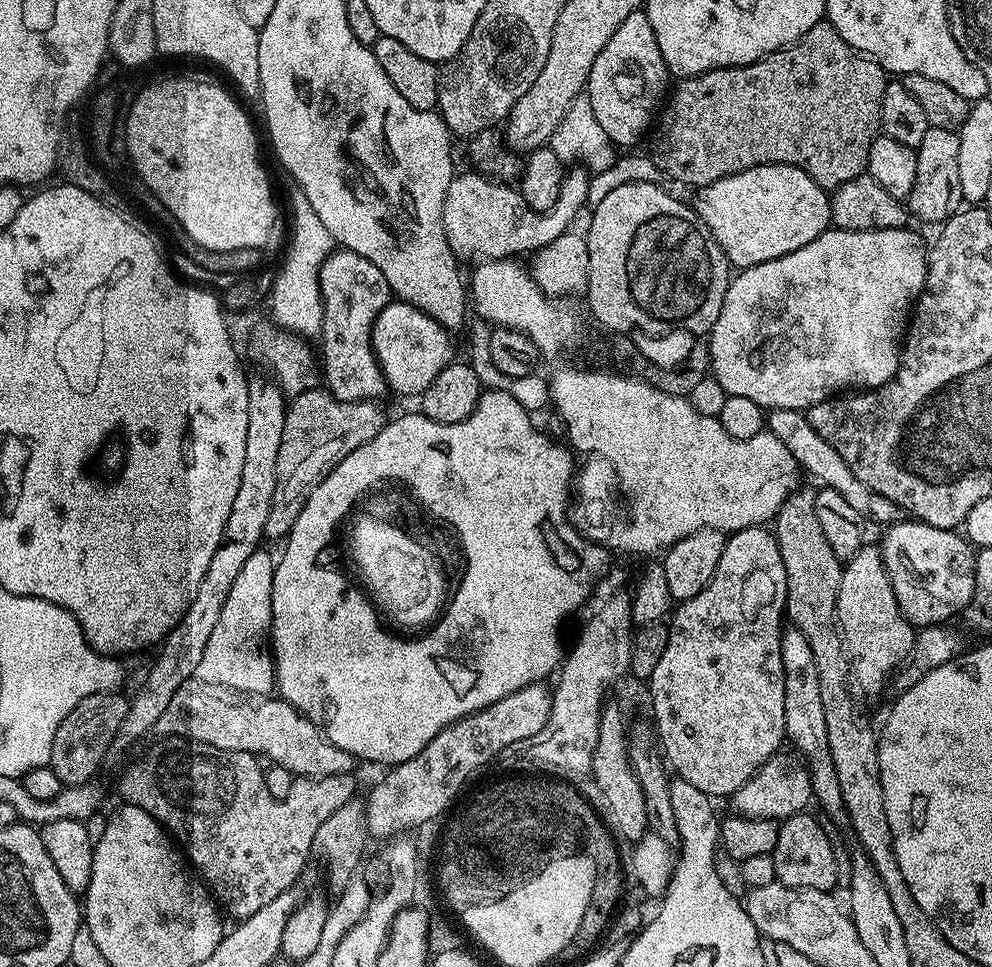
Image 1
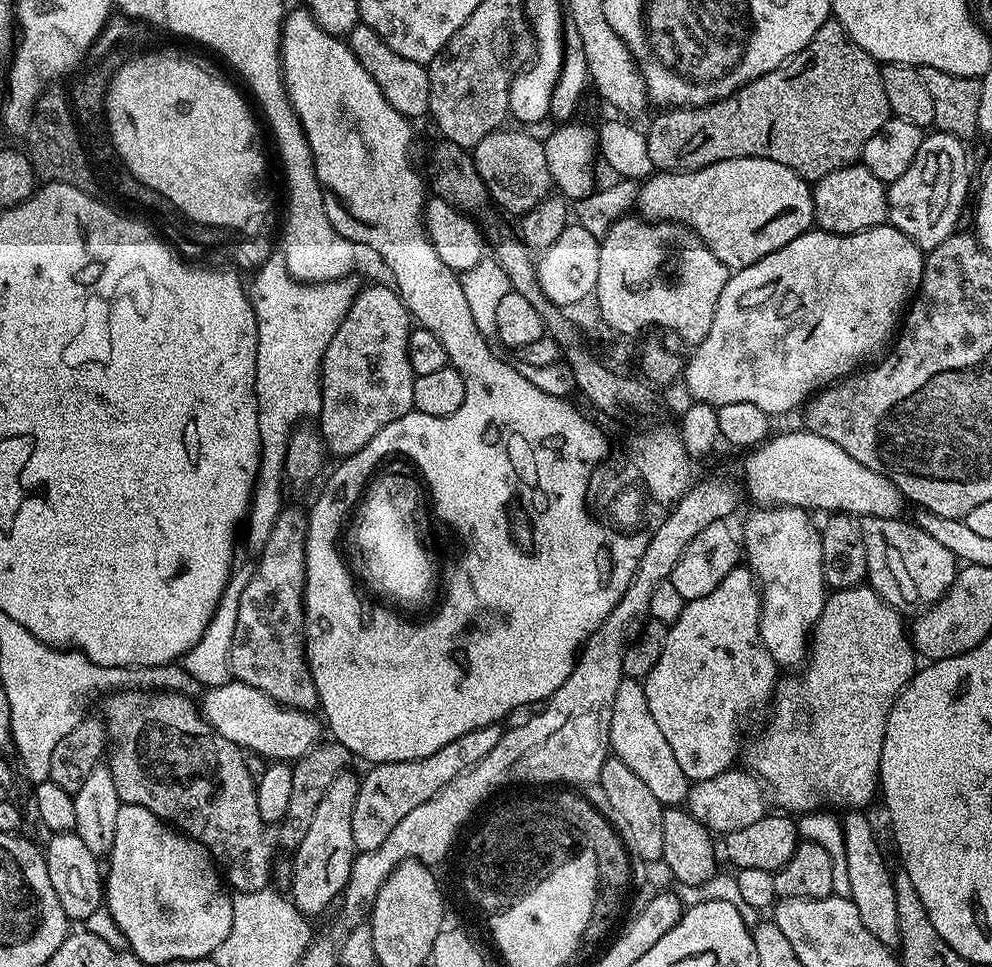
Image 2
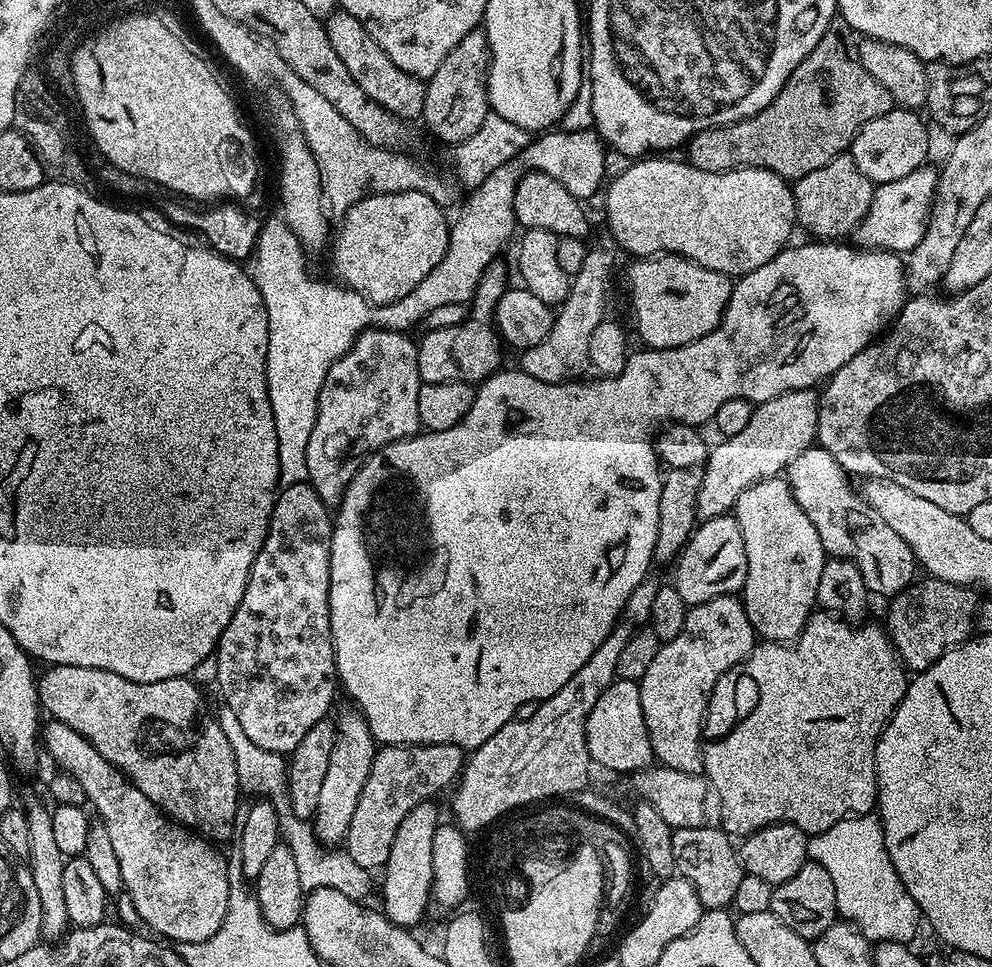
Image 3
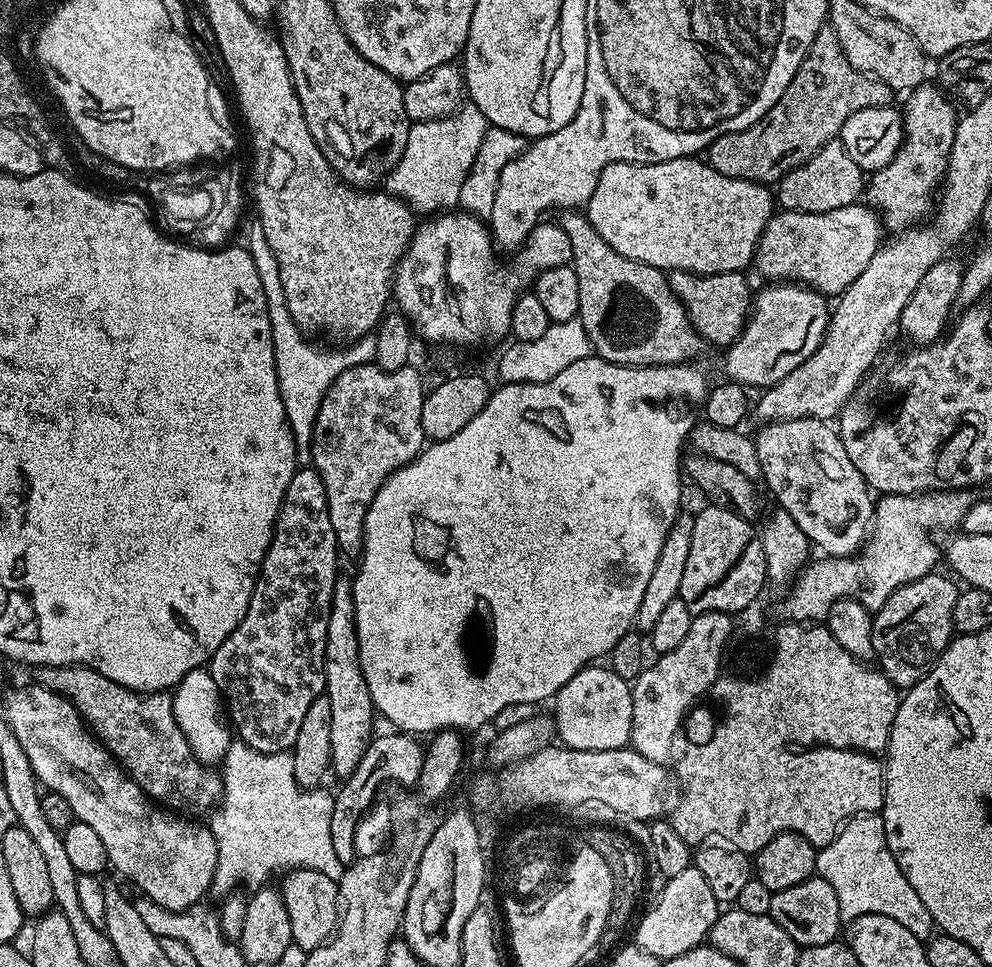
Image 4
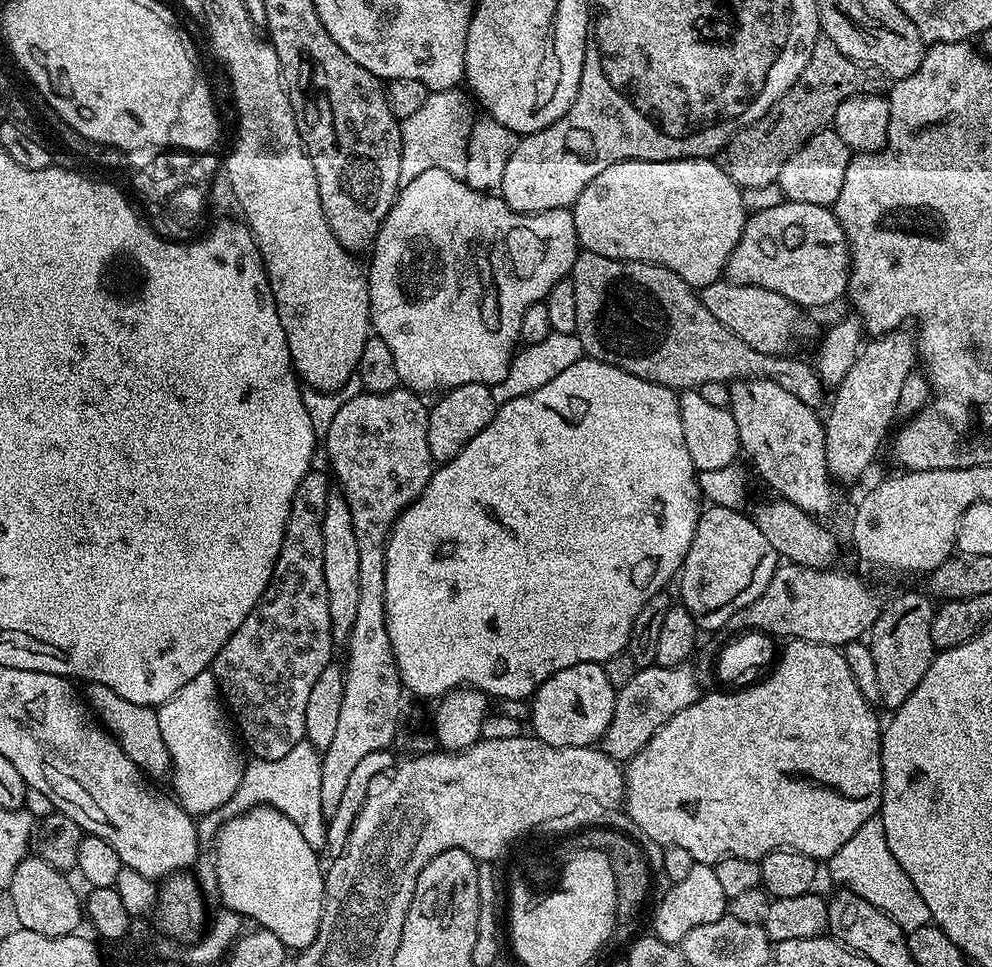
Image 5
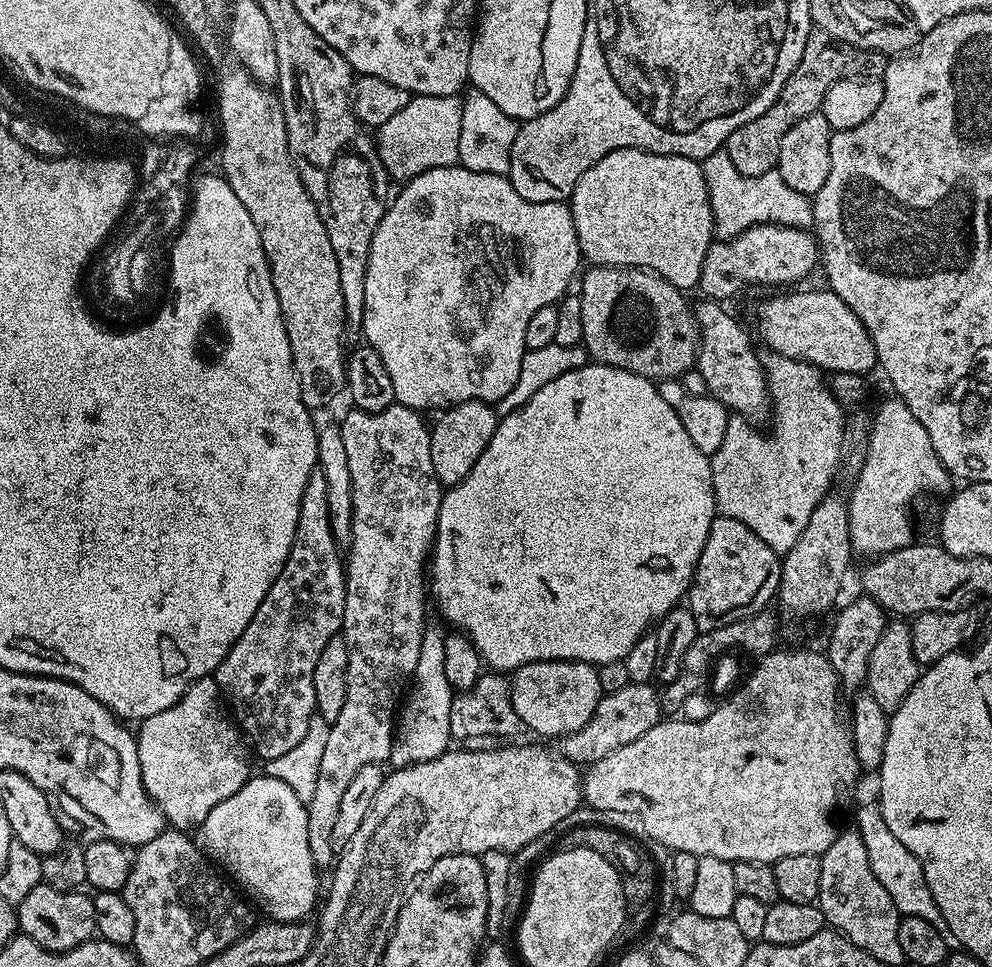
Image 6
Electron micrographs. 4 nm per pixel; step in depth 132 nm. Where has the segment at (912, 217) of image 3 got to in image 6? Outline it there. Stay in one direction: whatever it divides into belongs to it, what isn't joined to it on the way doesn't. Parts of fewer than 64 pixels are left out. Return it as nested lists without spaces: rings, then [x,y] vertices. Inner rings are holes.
[[[759,224],[753,228],[747,228],[746,231],[740,232],[731,238],[716,238],[713,239],[710,250],[706,252],[706,259],[702,261],[702,274],[700,275],[700,283],[698,285],[698,292],[701,297],[714,300],[717,302],[728,302],[731,296],[736,296],[743,290],[747,284],[792,284],[788,286],[796,286],[799,280],[804,280],[812,271],[817,271],[818,265],[821,263],[822,257],[820,254],[820,245],[816,243],[816,237],[811,231],[802,228],[791,228],[790,226],[782,226],[781,224]]]

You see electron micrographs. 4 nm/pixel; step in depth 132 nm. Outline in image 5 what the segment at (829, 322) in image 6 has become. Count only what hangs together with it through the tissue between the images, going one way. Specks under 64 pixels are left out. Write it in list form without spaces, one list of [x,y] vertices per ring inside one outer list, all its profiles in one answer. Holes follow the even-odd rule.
[[[721,278],[699,289],[698,295],[706,310],[710,310],[710,314],[714,314],[714,318],[718,318],[718,322],[722,322],[726,330],[730,330],[730,334],[738,334],[738,338],[742,338],[746,346],[754,346],[754,350],[762,354],[778,356],[787,353],[788,347],[795,342],[796,335],[804,328],[805,313],[800,305],[762,286],[733,284]]]

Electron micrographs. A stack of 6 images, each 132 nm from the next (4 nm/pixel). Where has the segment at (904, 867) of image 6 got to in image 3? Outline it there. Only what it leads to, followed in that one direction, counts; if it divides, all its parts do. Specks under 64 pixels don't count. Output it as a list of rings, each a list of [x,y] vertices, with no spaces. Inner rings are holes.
[[[872,814],[845,816],[826,830],[809,835],[808,859],[818,862],[834,882],[836,910],[841,921],[847,921],[871,942],[893,940],[911,945],[922,928],[920,907],[910,898],[890,854],[886,850],[884,828]]]

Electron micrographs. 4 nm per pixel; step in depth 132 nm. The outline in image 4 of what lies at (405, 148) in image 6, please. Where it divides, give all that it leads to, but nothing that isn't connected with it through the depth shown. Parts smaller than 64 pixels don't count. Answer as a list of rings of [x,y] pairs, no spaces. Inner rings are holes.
[[[470,102],[461,104],[453,116],[413,123],[408,130],[406,150],[402,150],[402,158],[386,177],[391,195],[405,201],[417,213],[440,214],[455,209],[460,203],[462,182],[472,172],[478,146],[482,146],[489,127],[482,110]]]

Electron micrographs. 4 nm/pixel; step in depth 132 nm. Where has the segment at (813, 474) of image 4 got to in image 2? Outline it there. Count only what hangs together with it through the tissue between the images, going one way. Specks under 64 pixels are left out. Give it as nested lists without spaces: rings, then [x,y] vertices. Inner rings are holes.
[[[866,516],[859,521],[862,542],[866,546],[867,583],[885,604],[905,613],[919,613],[937,604],[952,588],[958,571],[958,561],[942,542],[904,518]]]

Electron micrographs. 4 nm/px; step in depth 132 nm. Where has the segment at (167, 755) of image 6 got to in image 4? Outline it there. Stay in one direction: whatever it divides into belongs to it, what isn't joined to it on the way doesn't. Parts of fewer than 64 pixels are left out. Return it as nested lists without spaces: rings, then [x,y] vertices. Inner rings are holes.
[[[207,667],[190,670],[190,674],[186,674],[186,678],[182,678],[182,682],[176,685],[171,698],[174,718],[194,755],[205,765],[219,765],[232,744],[234,732],[226,715],[226,701],[211,671]]]

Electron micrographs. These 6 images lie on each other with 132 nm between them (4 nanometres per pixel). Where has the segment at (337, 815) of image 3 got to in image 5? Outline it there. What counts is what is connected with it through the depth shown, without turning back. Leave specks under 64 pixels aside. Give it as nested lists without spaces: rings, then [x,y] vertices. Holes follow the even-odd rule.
[[[329,491],[322,522],[322,572],[325,575],[332,638],[344,644],[353,629],[359,603],[359,551],[349,504],[342,492]]]

